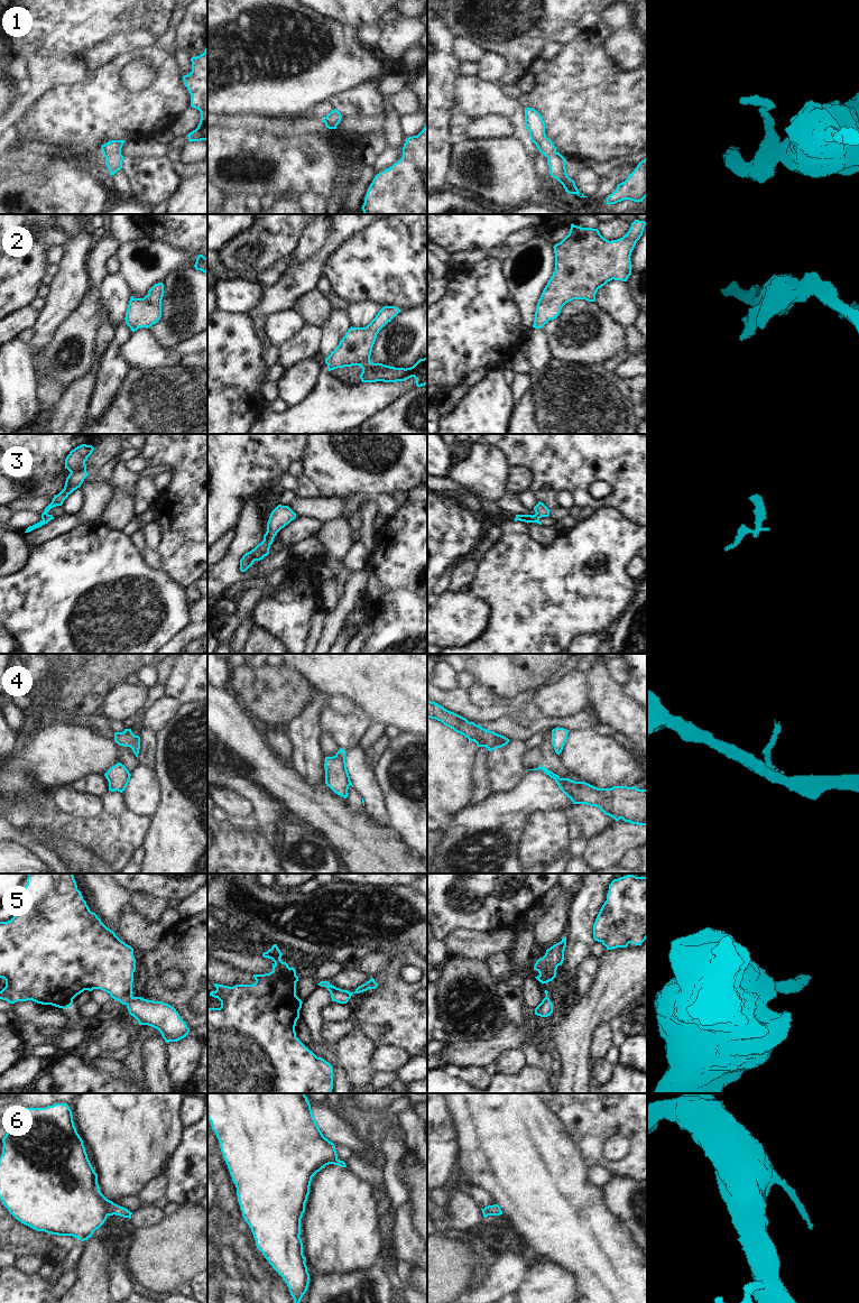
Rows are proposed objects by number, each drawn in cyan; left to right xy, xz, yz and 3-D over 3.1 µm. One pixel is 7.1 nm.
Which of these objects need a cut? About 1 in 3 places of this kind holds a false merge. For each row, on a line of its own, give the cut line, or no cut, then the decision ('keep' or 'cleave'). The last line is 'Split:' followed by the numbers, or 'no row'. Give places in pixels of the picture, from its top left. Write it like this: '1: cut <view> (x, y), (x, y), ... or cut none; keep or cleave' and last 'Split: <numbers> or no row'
1: cut none; keep
2: cut none; keep
3: cut none; keep
4: cut yz (553, 776), (557, 777); cleave
5: cut none; keep
6: cut none; keep
Split: 4

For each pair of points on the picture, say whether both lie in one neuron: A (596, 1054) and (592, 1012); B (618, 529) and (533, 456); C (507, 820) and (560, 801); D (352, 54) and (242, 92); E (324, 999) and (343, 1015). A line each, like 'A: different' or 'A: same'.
A: different
B: different
C: same
D: same
E: different

